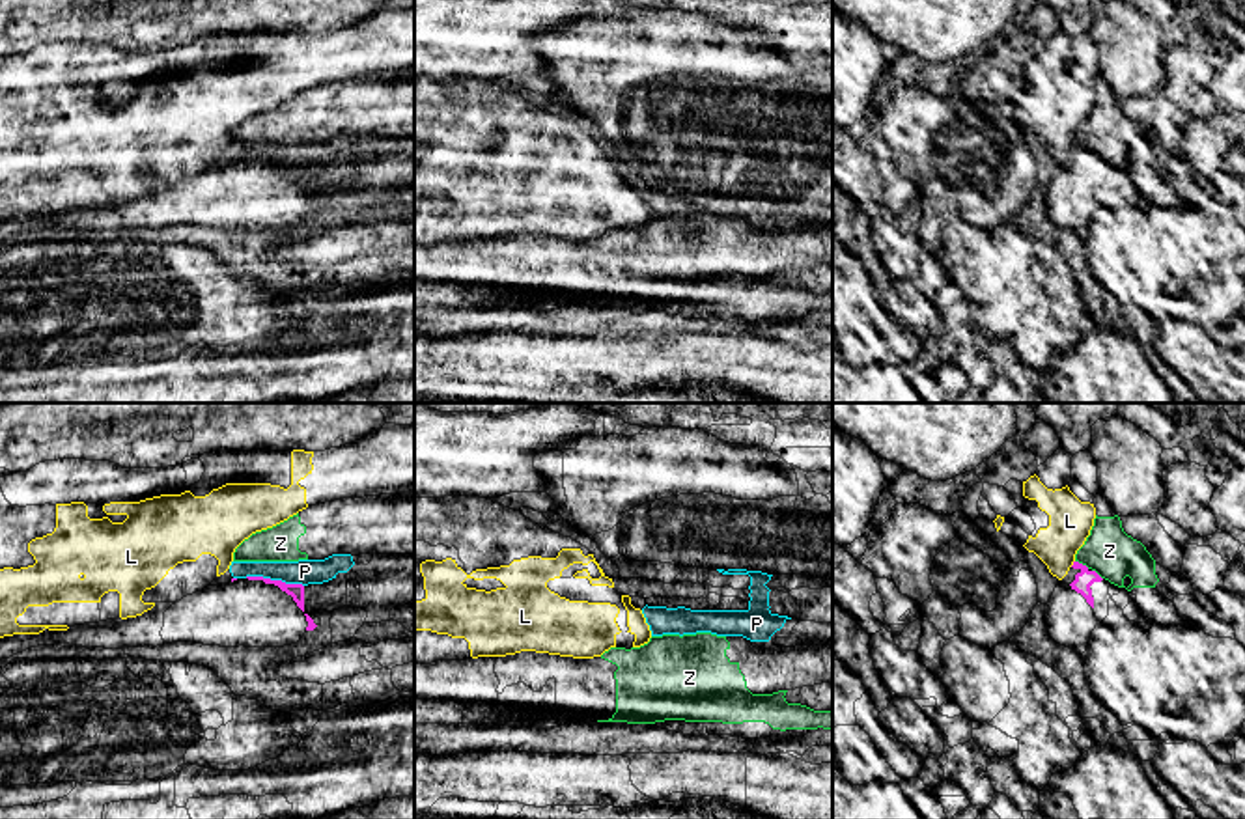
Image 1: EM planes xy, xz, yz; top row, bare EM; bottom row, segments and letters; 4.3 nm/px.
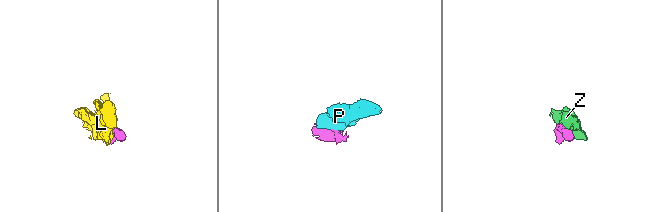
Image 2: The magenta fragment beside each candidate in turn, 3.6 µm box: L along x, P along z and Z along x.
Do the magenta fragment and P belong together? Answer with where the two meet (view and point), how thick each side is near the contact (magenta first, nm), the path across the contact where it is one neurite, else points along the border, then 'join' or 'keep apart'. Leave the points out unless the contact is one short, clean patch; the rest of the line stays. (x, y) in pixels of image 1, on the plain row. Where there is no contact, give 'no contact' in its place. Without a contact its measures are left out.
contact xy (275, 163); calibres 60 and 110 nm; border xy (245, 159), (269, 159), (303, 168); keep apart

